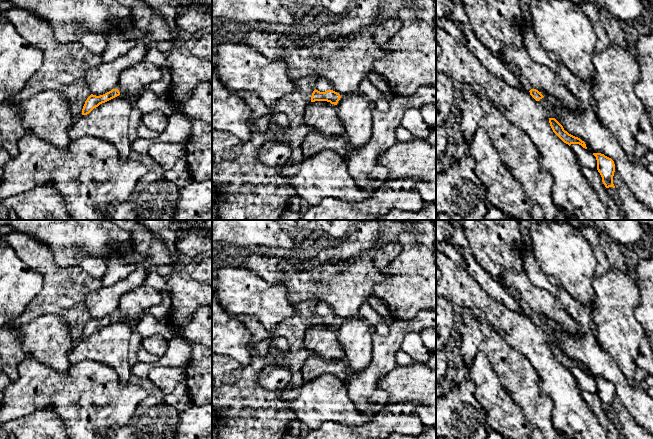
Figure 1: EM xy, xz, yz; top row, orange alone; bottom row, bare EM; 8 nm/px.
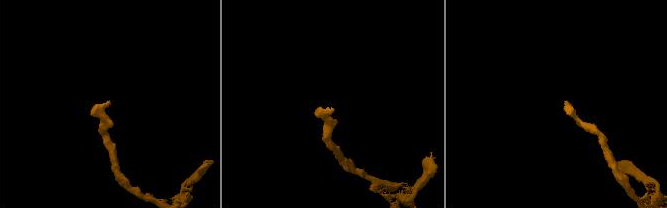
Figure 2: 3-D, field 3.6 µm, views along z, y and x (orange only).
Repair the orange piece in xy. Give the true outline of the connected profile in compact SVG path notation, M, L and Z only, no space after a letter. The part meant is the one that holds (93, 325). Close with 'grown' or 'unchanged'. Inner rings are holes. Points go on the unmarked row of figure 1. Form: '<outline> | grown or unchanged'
M112 313L111 315L100 320L91 318L85 325L82 333L82 339L89 338L94 332L98 331L100 328L105 327L119 319L120 316L118 313Z | unchanged

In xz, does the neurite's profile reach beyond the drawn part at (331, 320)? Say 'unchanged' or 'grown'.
grown

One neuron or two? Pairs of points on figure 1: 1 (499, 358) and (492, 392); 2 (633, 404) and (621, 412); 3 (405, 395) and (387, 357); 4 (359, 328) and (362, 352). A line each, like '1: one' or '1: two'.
1: two
2: two
3: two
4: one

